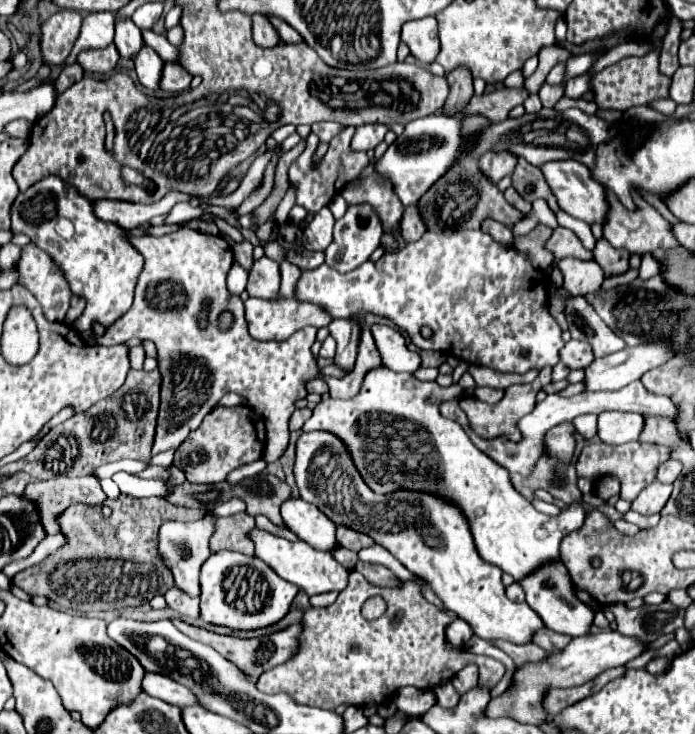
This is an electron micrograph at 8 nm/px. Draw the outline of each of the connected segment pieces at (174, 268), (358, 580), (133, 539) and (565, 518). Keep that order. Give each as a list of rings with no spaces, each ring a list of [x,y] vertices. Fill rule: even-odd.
[[[182,227],[162,237],[130,235],[128,241],[144,257],[134,303],[122,319],[116,319],[106,327],[102,337],[96,335],[96,343],[118,345],[132,337],[154,341],[158,363],[166,365],[166,381],[162,381],[162,403],[152,453],[156,455],[178,447],[190,431],[200,427],[202,419],[216,407],[216,403],[232,391],[244,395],[248,405],[266,419],[264,461],[272,463],[280,459],[290,437],[288,421],[296,409],[294,403],[304,397],[304,379],[318,377],[318,365],[310,351],[316,339],[316,329],[304,327],[284,341],[252,339],[246,327],[242,299],[226,289],[226,275],[234,259],[230,245],[218,235]],[[204,299],[210,299],[212,307],[210,325],[208,329],[198,329],[196,317]],[[224,311],[230,311],[234,317],[232,327],[226,331],[222,331],[218,323],[218,317]]]
[[[352,571],[348,587],[338,595],[334,605],[326,609],[310,607],[304,611],[300,647],[296,655],[266,671],[258,679],[256,687],[262,693],[284,691],[298,703],[324,709],[336,709],[338,705],[384,705],[392,701],[394,693],[402,687],[436,687],[442,679],[454,677],[468,663],[476,663],[480,667],[480,685],[494,687],[504,675],[504,665],[492,657],[452,649],[446,641],[446,627],[454,617],[454,613],[442,613],[438,607],[428,603],[412,581],[398,589],[380,589],[368,583],[358,571]],[[372,595],[382,595],[388,607],[380,619],[366,621],[360,607]]]
[[[120,495],[118,499],[112,499],[112,517],[102,517],[100,507],[94,505],[70,505],[62,515],[58,515],[60,533],[64,535],[66,543],[62,549],[58,549],[52,557],[46,557],[42,563],[28,567],[12,577],[12,583],[24,589],[28,595],[42,595],[50,601],[60,603],[64,609],[72,609],[78,613],[90,613],[90,611],[104,611],[104,609],[122,609],[122,607],[138,607],[146,601],[150,601],[154,595],[164,595],[168,587],[174,585],[174,579],[170,575],[170,569],[164,567],[160,555],[158,555],[158,527],[166,519],[176,521],[192,521],[202,519],[202,509],[186,509],[178,505],[168,503],[162,497],[148,497],[148,499],[136,499],[128,495]]]
[[[384,367],[384,373],[368,373],[368,385],[364,385],[364,391],[360,391],[356,397],[344,401],[333,398],[320,401],[314,407],[312,417],[304,423],[302,431],[330,431],[332,435],[338,435],[338,439],[346,443],[346,451],[350,451],[350,457],[354,459],[364,483],[378,495],[406,489],[432,493],[448,503],[454,503],[470,523],[478,555],[484,561],[500,567],[504,573],[510,573],[518,581],[536,567],[560,559],[560,541],[570,531],[582,527],[584,511],[578,503],[574,503],[568,509],[562,509],[558,517],[538,513],[534,505],[514,489],[510,473],[478,447],[474,447],[470,437],[456,421],[440,415],[438,401],[460,397],[462,388],[458,384],[438,387],[434,381],[418,381],[410,373],[394,373]]]

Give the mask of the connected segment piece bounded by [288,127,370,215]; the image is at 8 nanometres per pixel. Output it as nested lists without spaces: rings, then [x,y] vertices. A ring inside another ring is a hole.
[[[346,127],[346,131],[342,131],[342,135],[336,135],[330,141],[330,149],[324,155],[320,167],[314,169],[312,167],[312,155],[314,155],[314,151],[318,147],[318,137],[314,133],[310,133],[304,153],[290,165],[288,183],[296,189],[296,205],[304,207],[308,211],[308,215],[316,215],[322,207],[326,207],[346,187],[346,183],[356,179],[360,175],[360,171],[370,163],[368,155],[364,151],[352,151],[350,149],[352,135],[354,135],[354,127]]]

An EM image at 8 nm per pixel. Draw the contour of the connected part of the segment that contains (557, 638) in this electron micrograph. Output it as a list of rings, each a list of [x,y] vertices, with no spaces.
[[[542,627],[542,631],[536,631],[534,633],[532,643],[536,643],[538,647],[542,647],[546,653],[548,651],[554,653],[554,651],[564,649],[570,643],[570,637],[568,635],[562,635],[562,633],[556,633],[556,631],[550,631],[548,627]]]

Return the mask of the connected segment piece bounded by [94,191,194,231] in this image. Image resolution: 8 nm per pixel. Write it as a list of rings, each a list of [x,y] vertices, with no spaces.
[[[178,191],[166,193],[160,201],[152,203],[152,205],[102,199],[102,201],[94,203],[94,215],[98,215],[98,219],[102,219],[102,221],[122,227],[124,231],[130,231],[134,227],[146,225],[156,215],[166,215],[176,203],[190,201],[190,199],[194,199],[194,197],[186,195],[186,193],[178,193]]]

